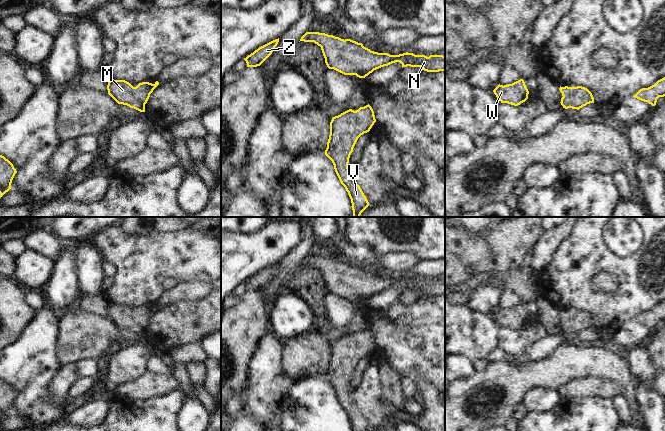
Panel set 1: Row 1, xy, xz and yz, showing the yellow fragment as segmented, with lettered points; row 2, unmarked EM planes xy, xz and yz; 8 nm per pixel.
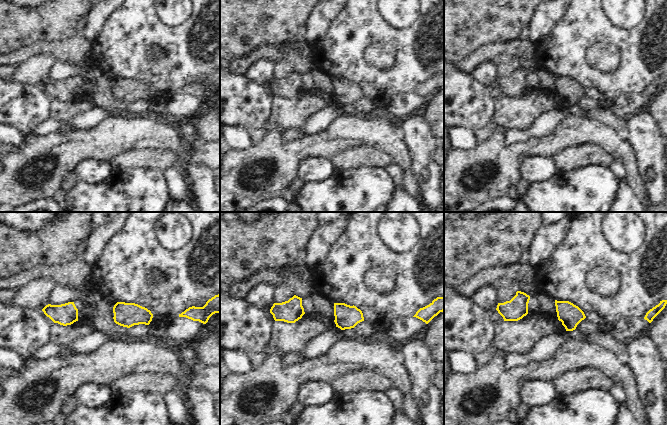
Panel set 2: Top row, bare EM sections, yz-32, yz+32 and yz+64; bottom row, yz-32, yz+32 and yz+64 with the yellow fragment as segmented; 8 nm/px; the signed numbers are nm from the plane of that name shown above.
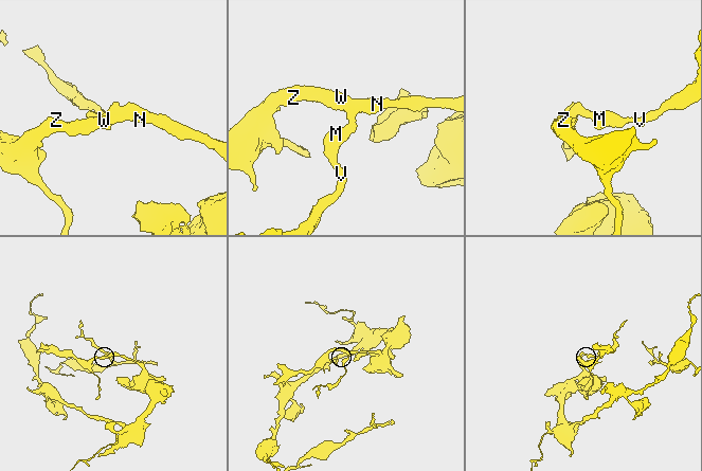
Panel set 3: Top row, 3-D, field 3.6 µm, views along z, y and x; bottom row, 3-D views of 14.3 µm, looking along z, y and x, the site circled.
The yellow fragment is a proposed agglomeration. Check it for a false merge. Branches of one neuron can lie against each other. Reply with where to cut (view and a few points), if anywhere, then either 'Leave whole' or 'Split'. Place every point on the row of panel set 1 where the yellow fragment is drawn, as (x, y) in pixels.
No split. Leave whole

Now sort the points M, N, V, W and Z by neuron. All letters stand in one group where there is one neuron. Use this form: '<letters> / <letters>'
M N V W Z

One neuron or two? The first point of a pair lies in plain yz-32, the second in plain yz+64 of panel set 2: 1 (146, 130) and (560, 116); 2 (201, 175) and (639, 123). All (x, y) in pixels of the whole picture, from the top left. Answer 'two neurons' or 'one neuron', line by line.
1: two neurons
2: one neuron

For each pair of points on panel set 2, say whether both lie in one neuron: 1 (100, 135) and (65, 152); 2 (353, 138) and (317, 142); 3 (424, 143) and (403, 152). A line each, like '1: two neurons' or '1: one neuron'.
1: one neuron
2: one neuron
3: two neurons

